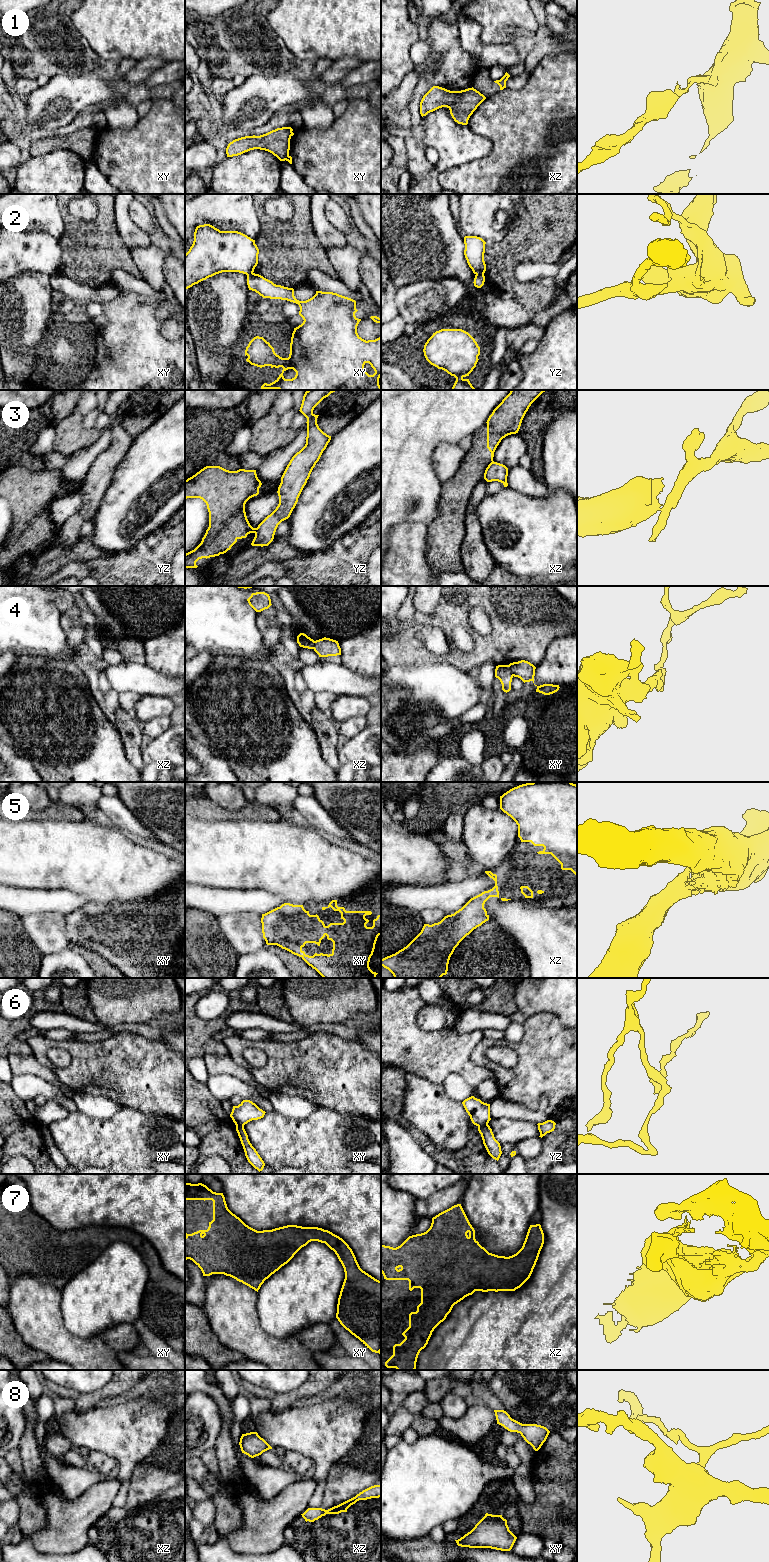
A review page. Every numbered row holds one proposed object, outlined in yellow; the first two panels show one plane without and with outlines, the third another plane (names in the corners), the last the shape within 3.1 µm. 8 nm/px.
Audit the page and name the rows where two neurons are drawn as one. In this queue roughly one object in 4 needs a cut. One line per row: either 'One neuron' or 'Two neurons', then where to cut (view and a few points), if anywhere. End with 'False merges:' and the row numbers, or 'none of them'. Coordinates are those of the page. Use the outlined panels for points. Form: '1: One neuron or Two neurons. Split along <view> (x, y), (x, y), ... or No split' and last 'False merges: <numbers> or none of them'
1: Two neurons. Split along xy (288, 155), (285, 159)
2: Two neurons. Split along yz (476, 273), (483, 274)
3: Two neurons. Split along yz (256, 528), (254, 532)
4: Two neurons. Split along xy (507, 665), (513, 675)
5: One neuron. No split
6: Two neurons. Split along yz (487, 1123), (478, 1127)
7: One neuron. No split
8: One neuron. No split
False merges: 1, 2, 3, 4, 6

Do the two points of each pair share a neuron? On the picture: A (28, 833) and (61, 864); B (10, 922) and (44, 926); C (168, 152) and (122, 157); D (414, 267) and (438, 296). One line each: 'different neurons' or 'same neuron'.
A: same neuron
B: different neurons
C: same neuron
D: different neurons

